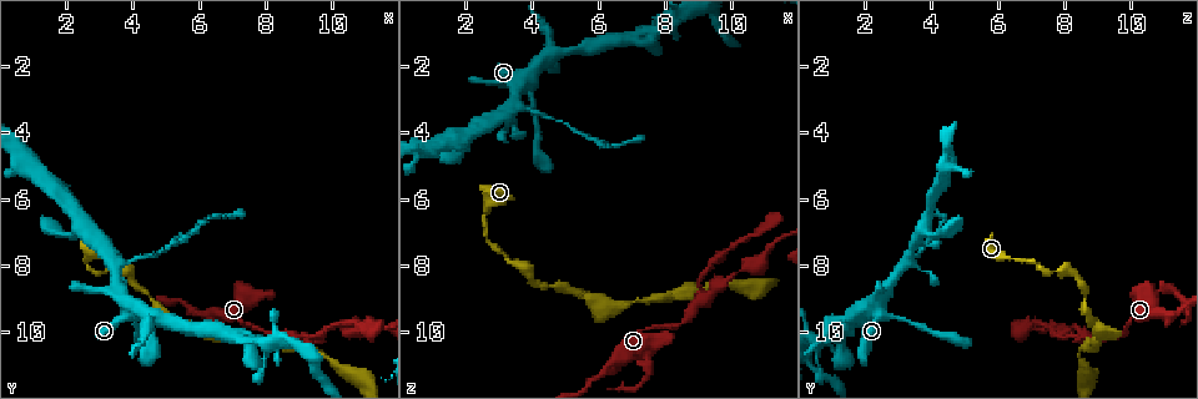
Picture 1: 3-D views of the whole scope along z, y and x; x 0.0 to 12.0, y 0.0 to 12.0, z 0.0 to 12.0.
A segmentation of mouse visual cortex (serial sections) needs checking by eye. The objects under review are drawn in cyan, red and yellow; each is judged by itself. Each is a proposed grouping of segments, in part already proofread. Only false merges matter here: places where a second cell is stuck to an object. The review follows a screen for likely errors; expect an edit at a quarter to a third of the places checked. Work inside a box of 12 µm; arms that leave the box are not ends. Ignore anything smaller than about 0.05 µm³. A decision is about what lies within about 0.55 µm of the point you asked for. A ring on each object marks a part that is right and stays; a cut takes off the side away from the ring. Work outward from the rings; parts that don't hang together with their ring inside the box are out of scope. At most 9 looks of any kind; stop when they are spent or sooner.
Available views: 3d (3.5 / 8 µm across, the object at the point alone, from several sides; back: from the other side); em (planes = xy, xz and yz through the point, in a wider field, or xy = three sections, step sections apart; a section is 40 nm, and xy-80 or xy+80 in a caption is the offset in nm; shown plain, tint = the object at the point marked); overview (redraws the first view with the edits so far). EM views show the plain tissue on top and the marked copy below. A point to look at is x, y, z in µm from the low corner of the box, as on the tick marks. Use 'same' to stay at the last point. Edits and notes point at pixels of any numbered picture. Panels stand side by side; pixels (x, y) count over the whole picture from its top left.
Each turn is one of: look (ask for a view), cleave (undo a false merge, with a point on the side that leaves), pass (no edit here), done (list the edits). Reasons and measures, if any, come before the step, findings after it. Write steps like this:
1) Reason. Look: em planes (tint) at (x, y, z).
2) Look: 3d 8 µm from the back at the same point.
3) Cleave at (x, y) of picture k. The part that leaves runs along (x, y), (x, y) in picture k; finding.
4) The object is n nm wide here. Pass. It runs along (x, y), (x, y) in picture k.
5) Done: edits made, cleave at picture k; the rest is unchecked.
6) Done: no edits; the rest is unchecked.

Two arms in line, one across. Look: 3d 3.5 µm at (3.5, 8.1, 3.1).

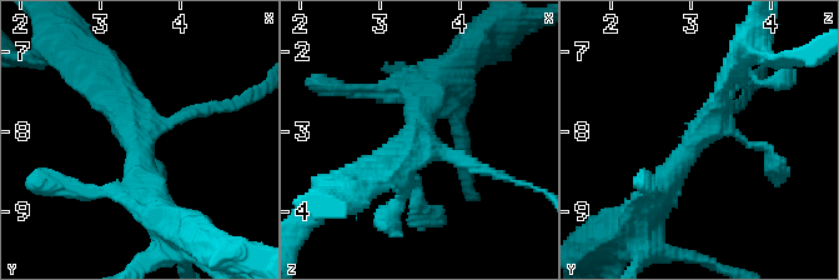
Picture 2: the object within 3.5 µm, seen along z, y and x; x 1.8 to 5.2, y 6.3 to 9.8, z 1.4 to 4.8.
Need the tissue. Look: em xy step 5 (tint) at (3.40, 8.05, 3.10).

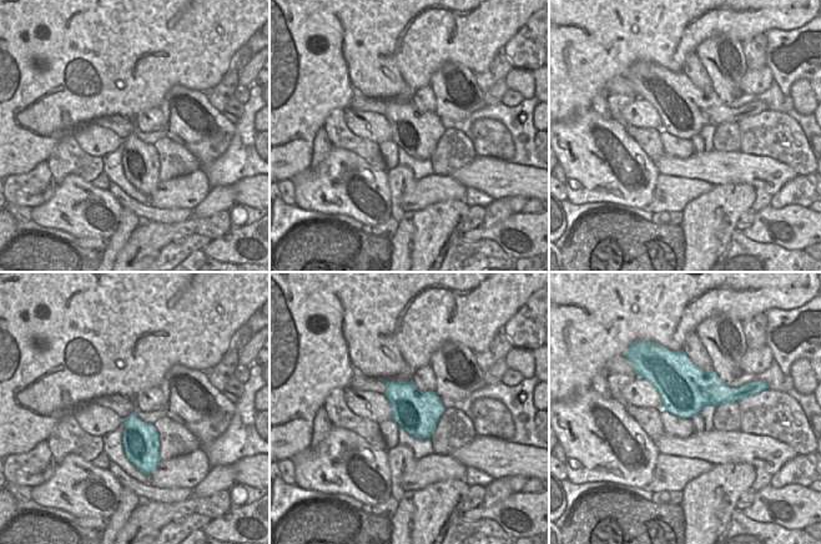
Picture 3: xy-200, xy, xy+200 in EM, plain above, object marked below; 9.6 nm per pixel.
Pass. It runs along (654, 200), (714, 119), (731, 74) in picture 2; one cell here.

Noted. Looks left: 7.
Abrupt turn. Look: 3d 3.5 µm at (3.8, 8.1, 8.1).

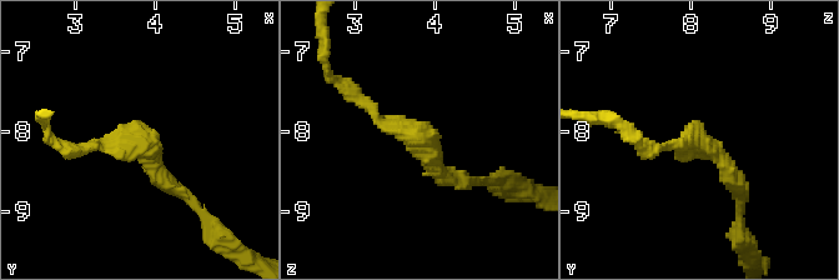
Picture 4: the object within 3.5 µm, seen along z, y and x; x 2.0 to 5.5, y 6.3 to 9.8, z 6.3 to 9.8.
The arms are 150, 200 nm wide. Look: em xy step 1 (tint) at (3.85, 8.15, 8.15).

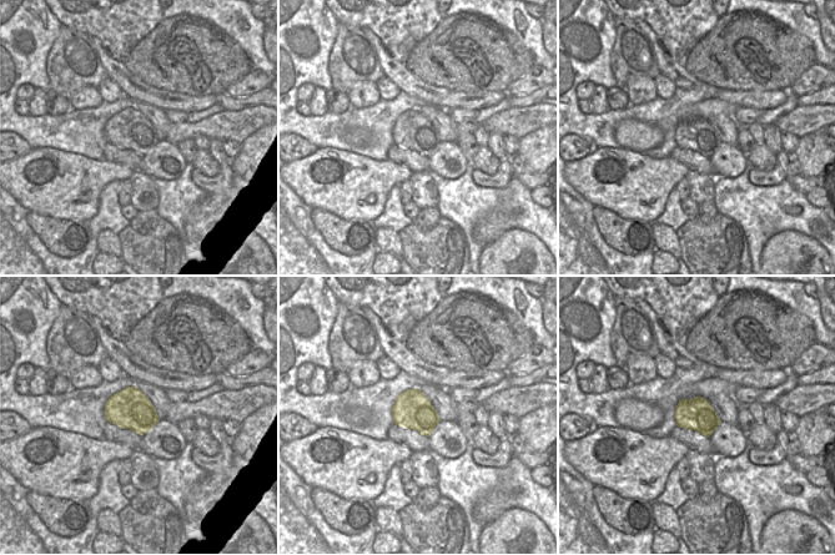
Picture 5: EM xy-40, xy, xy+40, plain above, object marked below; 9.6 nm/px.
Pass. It runs along (358, 98), (466, 181) in picture 4; all the same cell.

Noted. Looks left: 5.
Abrupt turn. Look: 3d 3.5 µm at (7.5, 8.7, 11.1).

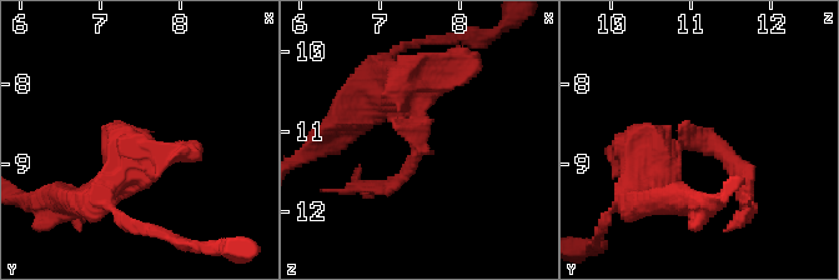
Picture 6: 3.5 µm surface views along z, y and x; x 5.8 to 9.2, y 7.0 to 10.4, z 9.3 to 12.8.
Shape alone is not enough. Look: em xy step 3 (tint) at (7.45, 8.65, 11.05).

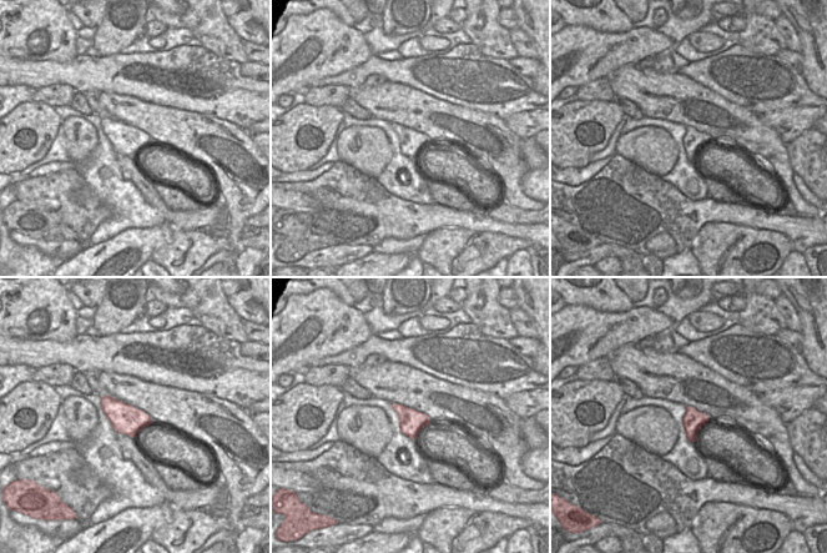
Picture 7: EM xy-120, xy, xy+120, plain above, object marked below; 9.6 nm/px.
Cleave at (412, 164) of picture 6. The part that leaves runs along (416, 120), (416, 155), (373, 190) in picture 6; a second cell is stuck on.

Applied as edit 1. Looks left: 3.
Redraw. Look: overview.

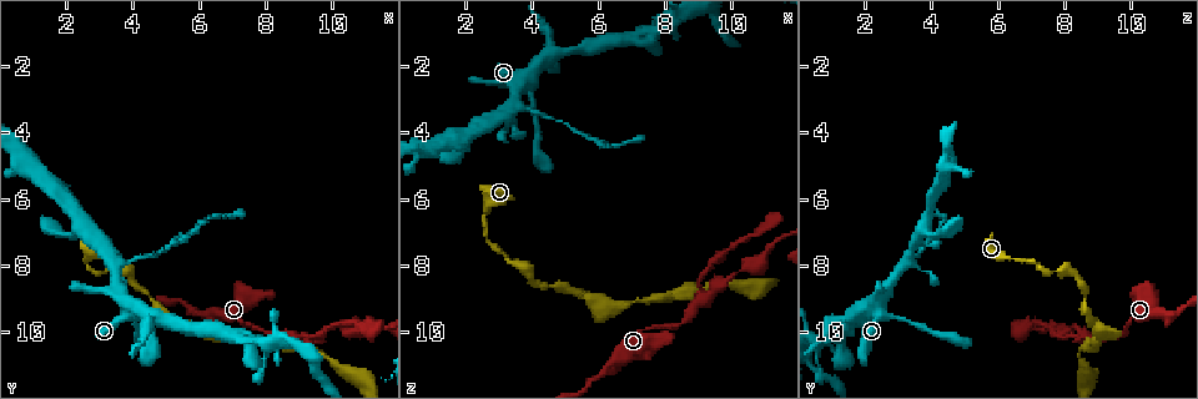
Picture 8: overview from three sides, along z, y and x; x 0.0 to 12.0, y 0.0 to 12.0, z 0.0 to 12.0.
Three arms meet. Look: 3d 3.5 µm at (9.0, 10.3, 8.9).

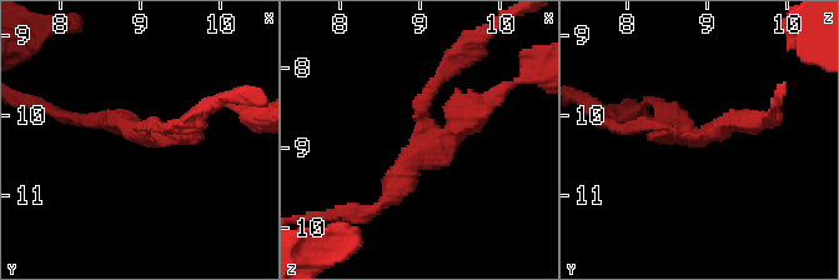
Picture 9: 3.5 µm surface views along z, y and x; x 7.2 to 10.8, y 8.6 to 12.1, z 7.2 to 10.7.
Now the EM. Look: em xy step 2 (tint) at (9.05, 10.25, 8.95).

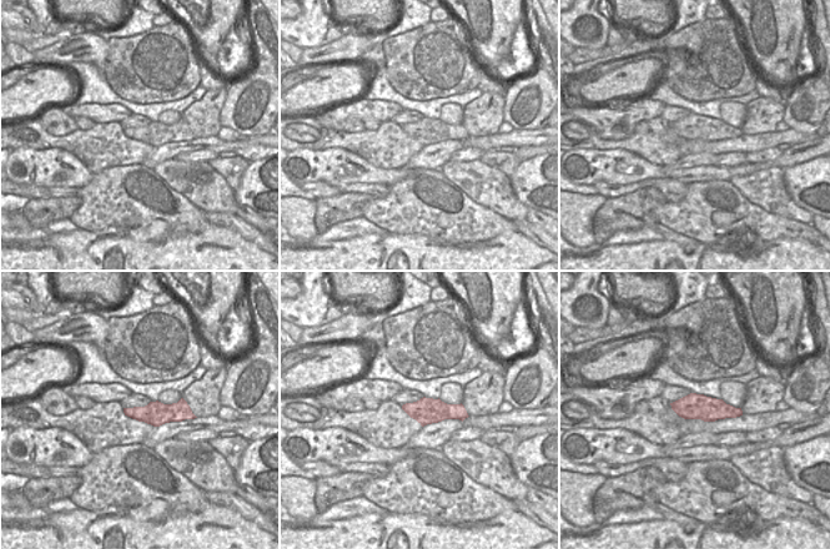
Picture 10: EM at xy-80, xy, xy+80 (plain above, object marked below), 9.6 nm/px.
Pass. All the same cell.

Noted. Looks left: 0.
Done: edits made, cleave at picture 6; the rest is unchecked.

